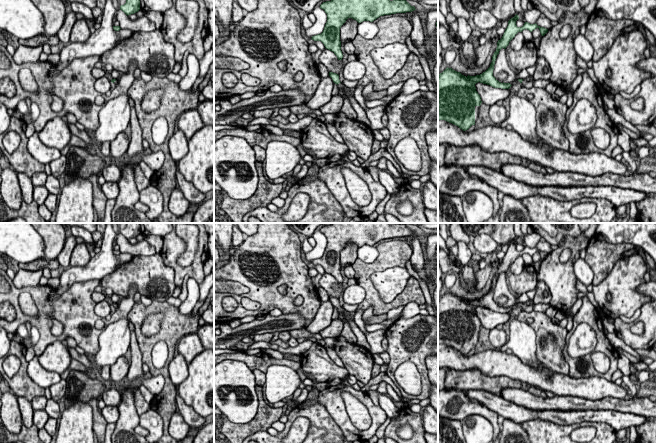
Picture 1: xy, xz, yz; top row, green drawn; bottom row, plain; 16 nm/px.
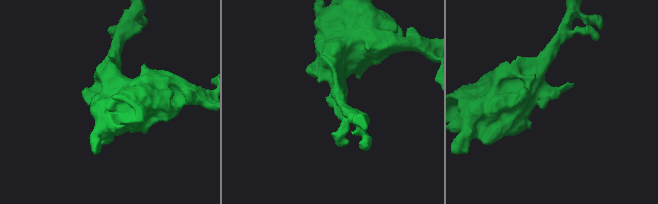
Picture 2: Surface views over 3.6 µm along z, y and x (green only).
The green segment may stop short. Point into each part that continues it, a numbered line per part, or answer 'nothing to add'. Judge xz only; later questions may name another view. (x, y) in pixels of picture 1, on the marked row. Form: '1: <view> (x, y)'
1: xz (341, 86)

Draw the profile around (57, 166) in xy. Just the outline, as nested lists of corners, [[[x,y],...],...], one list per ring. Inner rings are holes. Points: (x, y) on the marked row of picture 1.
[[[61,155],[58,159],[49,163],[51,173],[54,177],[60,176],[66,168],[66,156]]]

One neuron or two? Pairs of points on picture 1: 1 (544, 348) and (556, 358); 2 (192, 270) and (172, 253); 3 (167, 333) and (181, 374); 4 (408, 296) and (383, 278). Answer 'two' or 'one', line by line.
1: one
2: one
3: two
4: two

